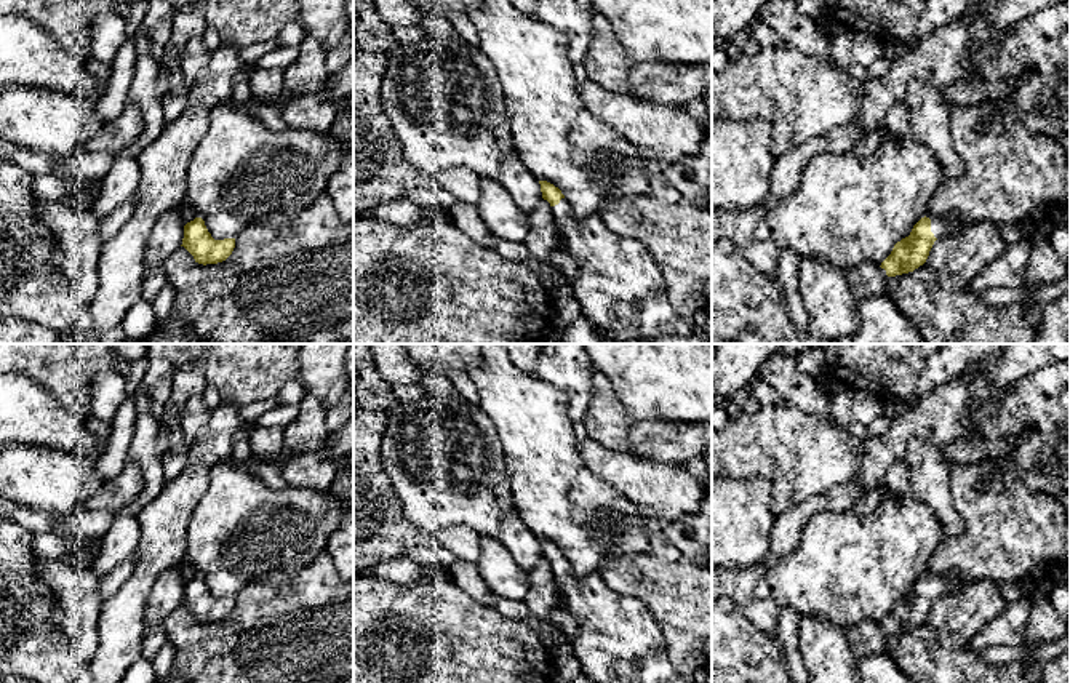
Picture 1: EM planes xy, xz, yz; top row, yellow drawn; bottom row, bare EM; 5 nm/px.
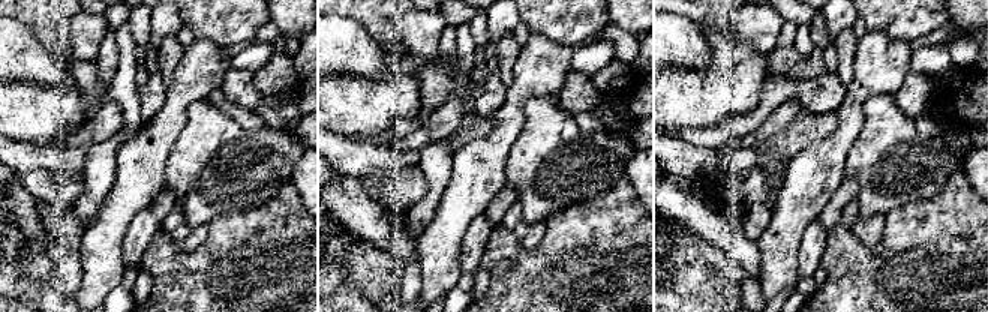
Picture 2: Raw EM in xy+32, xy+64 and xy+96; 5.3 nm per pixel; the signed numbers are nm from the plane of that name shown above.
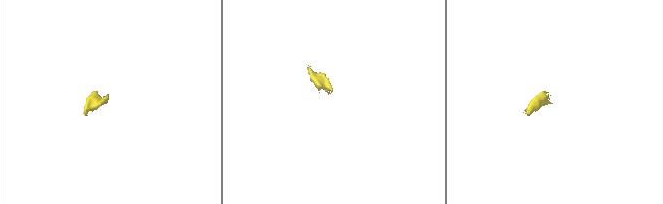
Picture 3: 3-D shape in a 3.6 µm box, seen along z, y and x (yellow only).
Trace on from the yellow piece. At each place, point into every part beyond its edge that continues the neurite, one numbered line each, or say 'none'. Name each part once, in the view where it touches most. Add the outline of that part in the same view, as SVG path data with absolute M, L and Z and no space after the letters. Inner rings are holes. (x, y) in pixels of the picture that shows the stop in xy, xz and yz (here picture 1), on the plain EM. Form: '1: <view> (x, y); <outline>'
1: yz (947, 583); M945 573L942 576L931 576L931 590L936 597L956 590L956 574Z
2: yz (867, 639); M865 621L846 630L848 645L856 661L873 654L886 654L888 637L886 629L872 621Z

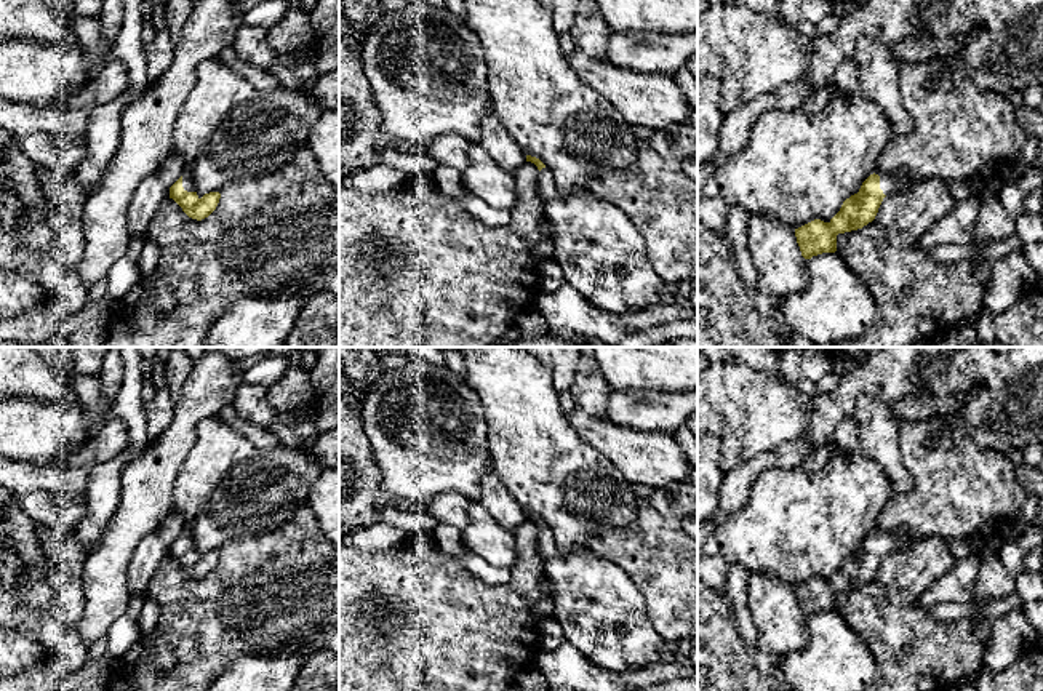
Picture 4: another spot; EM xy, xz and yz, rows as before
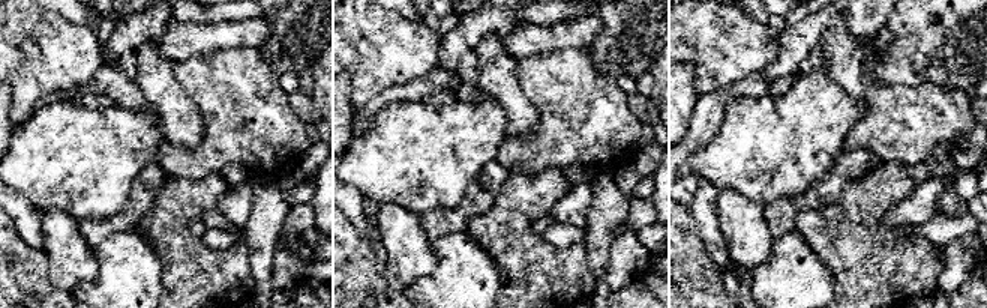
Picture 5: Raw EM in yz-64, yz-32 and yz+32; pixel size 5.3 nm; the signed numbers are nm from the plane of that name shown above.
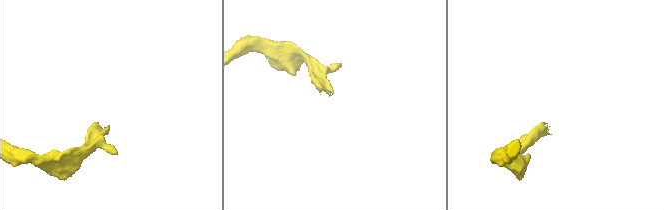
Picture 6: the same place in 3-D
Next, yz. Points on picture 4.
1: yz (896, 539); M894 529L891 533L880 533L880 547L885 553L905 547L905 531Z

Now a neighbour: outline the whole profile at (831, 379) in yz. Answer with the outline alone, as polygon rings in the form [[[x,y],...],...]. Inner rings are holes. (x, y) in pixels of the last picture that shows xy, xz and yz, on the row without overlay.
[[[827,373],[822,379],[819,379],[816,384],[814,384],[814,393],[813,397],[819,397],[829,390],[832,390],[838,381],[843,377],[845,374],[838,374],[838,373]]]

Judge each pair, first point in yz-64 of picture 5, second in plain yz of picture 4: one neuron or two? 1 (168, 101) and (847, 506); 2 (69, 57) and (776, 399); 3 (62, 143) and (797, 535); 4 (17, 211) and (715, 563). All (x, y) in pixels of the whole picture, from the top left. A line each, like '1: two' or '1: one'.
1: two
2: one
3: one
4: one

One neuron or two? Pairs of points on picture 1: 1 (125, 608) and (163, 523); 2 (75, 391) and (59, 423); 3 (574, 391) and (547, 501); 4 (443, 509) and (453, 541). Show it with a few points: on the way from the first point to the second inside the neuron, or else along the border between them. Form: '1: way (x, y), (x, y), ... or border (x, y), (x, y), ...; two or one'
1: way (136, 587), (163, 544); one
2: border (37, 381), (64, 408); two
3: border (546, 383), (563, 392), (566, 413), (573, 421); two
4: border (411, 523), (427, 535), (471, 527), (480, 536); two

